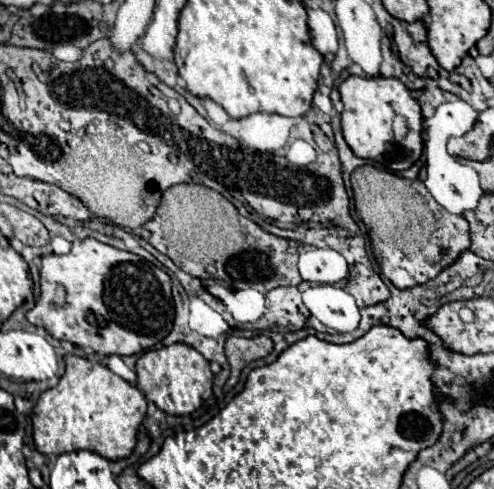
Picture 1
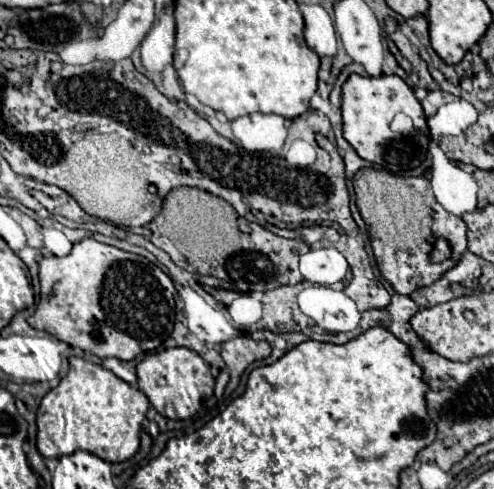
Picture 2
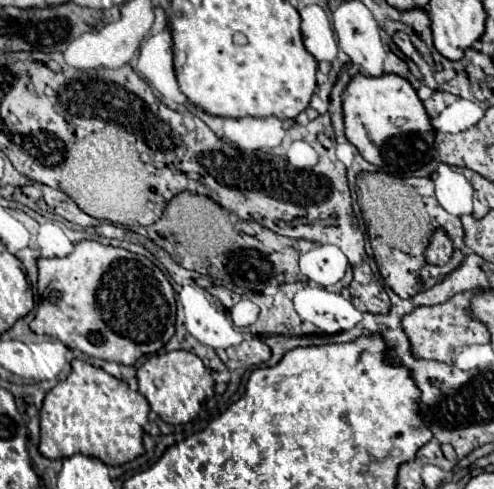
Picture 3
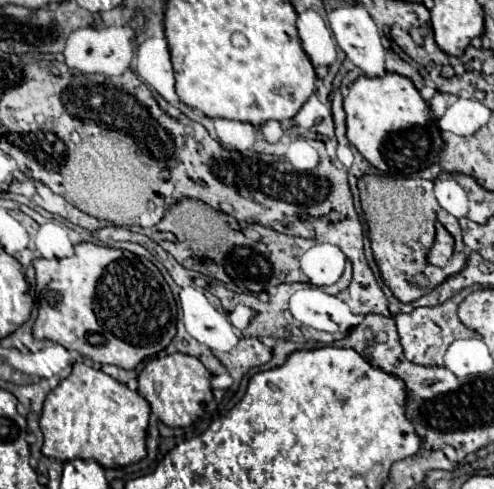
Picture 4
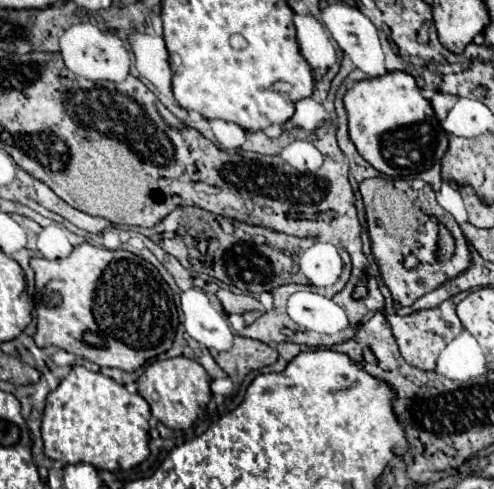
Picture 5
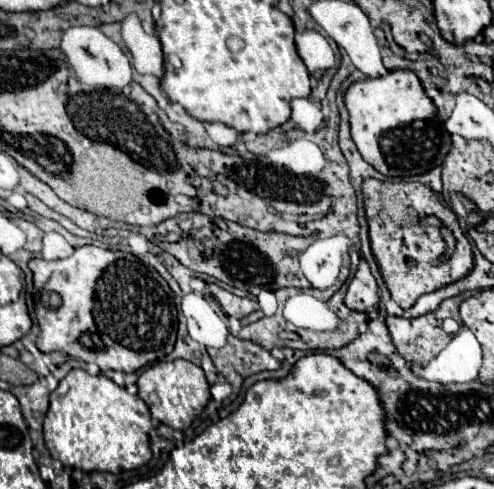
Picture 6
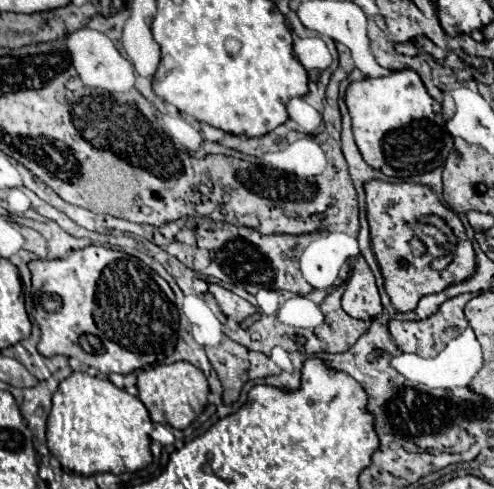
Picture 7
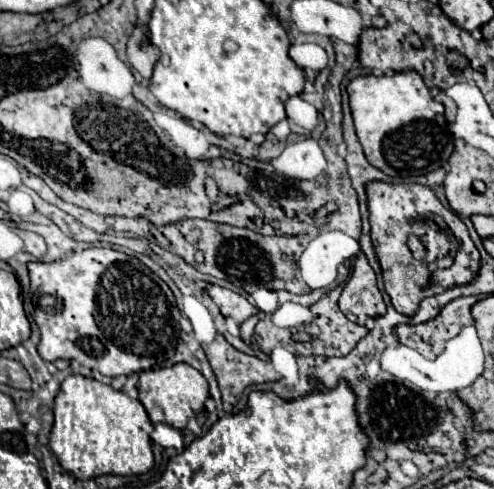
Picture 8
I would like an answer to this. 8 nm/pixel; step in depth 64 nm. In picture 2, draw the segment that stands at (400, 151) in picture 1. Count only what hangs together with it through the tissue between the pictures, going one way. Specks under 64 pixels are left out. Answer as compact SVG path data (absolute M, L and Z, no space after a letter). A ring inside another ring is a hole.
M352 74L342 86L342 120L344 120L344 138L358 152L360 158L380 164L392 174L404 174L418 168L428 156L430 130L426 124L424 110L414 96L412 88L400 76L360 76ZM396 114L406 114L414 120L414 134L400 134L390 130L390 122Z

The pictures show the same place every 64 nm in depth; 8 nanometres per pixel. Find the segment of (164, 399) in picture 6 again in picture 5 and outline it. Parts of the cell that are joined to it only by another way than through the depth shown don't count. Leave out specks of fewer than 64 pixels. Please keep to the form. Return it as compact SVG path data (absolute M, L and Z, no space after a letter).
M184 356L150 362L138 378L138 394L150 404L152 416L172 430L190 428L212 398L208 374L200 364L196 364L196 360L188 360Z

